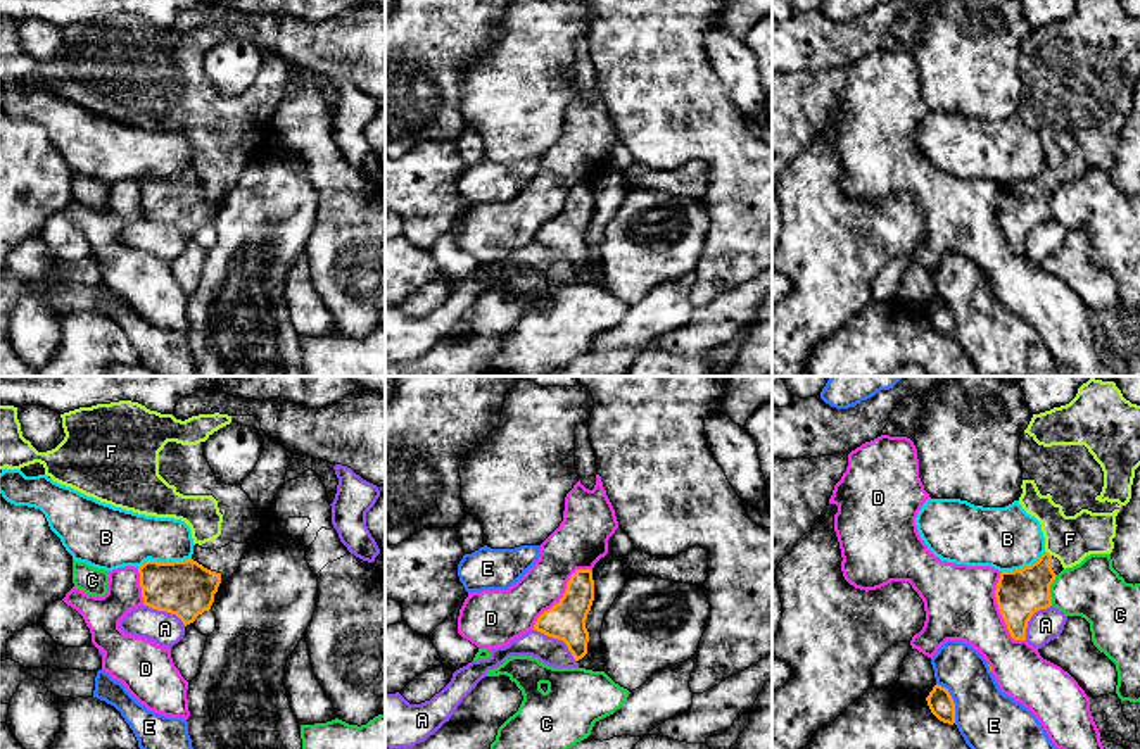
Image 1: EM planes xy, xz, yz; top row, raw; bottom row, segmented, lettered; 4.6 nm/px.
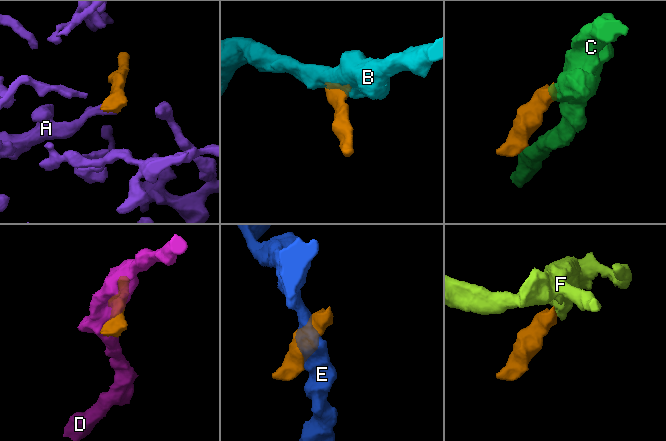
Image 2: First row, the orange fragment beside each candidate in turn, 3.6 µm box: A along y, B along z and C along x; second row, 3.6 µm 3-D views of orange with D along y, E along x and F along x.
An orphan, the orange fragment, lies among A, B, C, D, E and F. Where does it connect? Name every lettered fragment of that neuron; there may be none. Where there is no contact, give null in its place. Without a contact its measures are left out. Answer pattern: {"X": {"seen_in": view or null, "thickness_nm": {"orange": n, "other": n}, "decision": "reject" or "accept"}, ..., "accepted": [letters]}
{"A": {"seen_in": "xz", "thickness_nm": {"orange": 180, "other": 130}, "decision": "reject"}, "B": {"seen_in": "xy", "thickness_nm": {"orange": 260, "other": 280}, "decision": "reject"}, "C": {"seen_in": "yz", "thickness_nm": {"orange": 220, "other": 280}, "decision": "reject"}, "D": {"seen_in": "xz", "thickness_nm": {"orange": 180, "other": 240}, "decision": "reject"}, "E": {"seen_in": "yz", "thickness_nm": {"orange": 120, "other": 300}, "decision": "reject"}, "F": {"seen_in": "yz", "thickness_nm": {"orange": 220, "other": 220}, "decision": "accept"}, "accepted": ["F"]}

